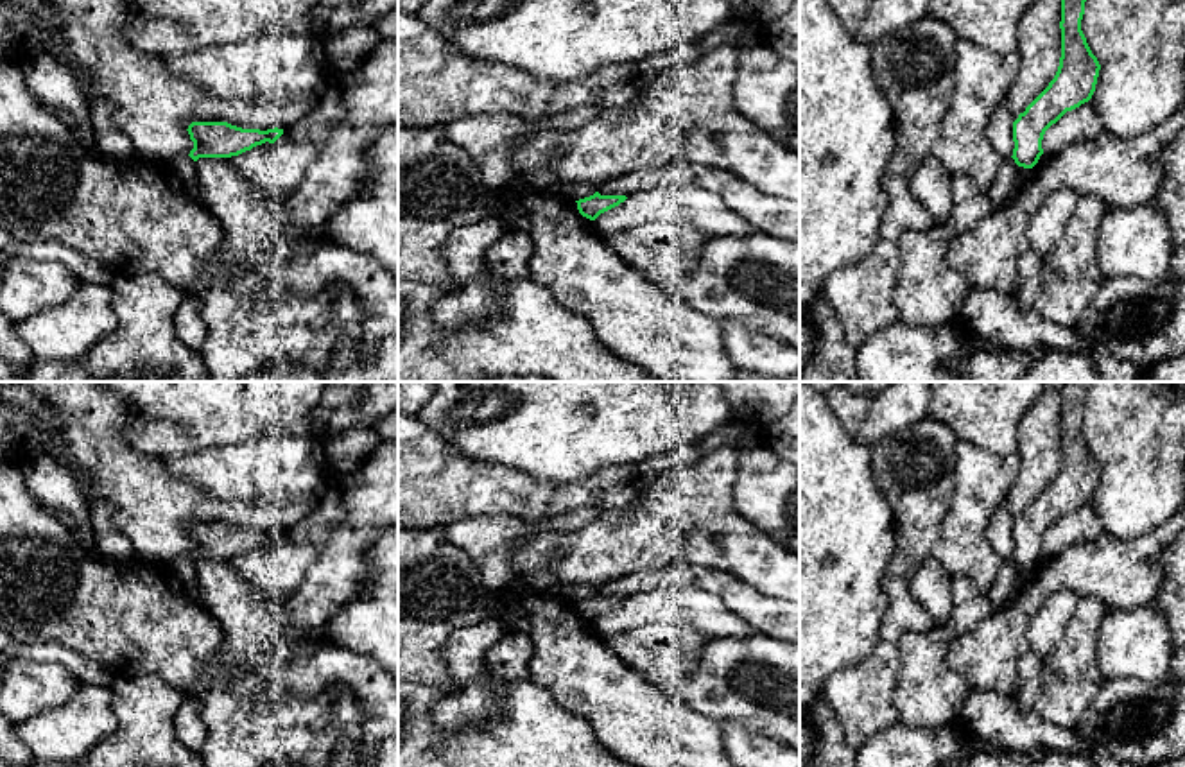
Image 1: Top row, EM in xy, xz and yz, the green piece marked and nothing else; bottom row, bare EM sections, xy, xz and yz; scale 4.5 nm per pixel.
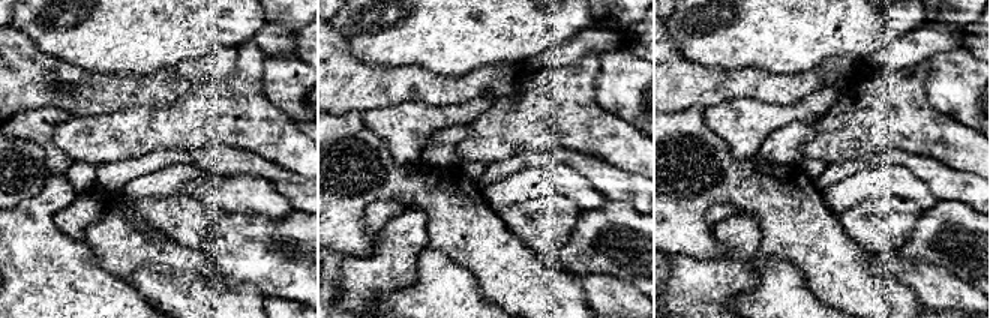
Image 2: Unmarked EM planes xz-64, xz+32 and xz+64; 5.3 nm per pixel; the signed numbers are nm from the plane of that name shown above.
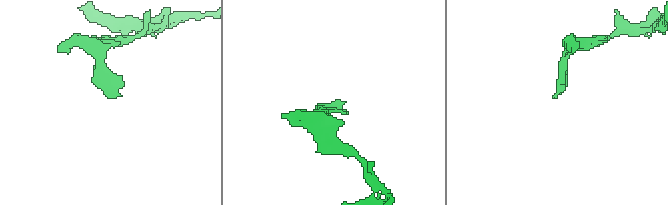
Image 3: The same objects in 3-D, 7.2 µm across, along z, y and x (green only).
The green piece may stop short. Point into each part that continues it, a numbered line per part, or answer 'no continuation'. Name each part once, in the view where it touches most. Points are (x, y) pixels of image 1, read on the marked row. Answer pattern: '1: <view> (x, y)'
no continuation

